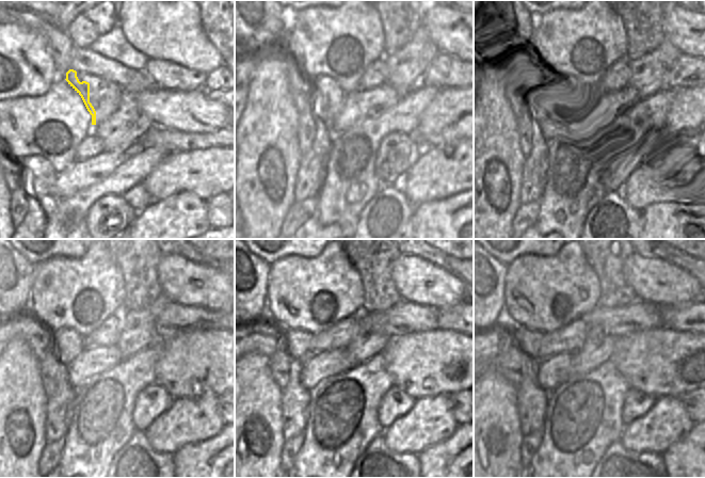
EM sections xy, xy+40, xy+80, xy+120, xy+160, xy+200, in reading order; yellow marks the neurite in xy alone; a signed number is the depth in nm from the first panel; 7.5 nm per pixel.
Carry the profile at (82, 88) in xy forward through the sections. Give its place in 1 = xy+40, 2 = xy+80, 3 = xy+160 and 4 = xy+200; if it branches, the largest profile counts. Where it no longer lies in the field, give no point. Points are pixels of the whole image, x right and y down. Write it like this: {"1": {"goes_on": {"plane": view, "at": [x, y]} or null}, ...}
{"1": {"goes_on": {"plane": "xy+40", "at": [321, 109]}}, "2": {"goes_on": {"plane": "xy+80", "at": [555, 98]}}, "3": {"goes_on": {"plane": "xy+160", "at": [297, 343]}}, "4": {"goes_on": {"plane": "xy+200", "at": [528, 340]}}}

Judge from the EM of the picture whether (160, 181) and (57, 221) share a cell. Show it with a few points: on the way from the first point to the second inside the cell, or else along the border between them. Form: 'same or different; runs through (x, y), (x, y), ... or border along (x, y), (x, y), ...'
different; border along (159, 162), (142, 181)

